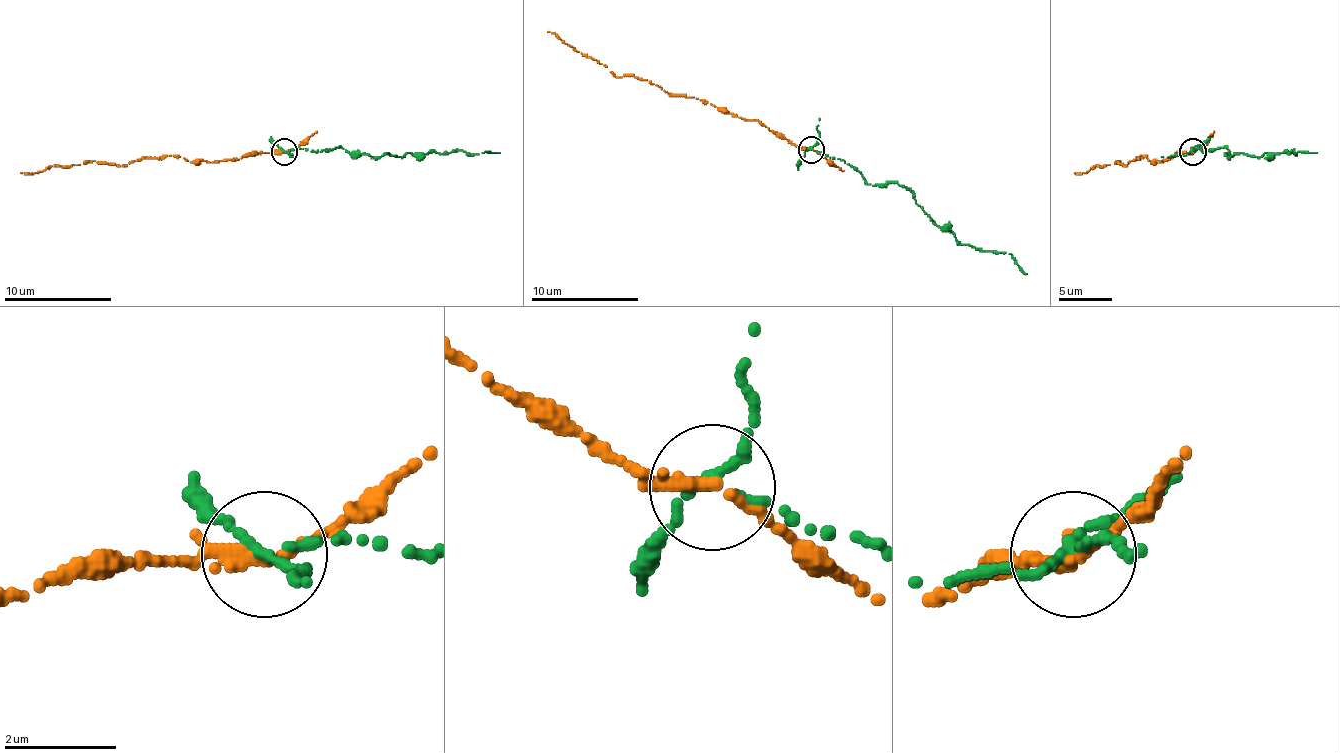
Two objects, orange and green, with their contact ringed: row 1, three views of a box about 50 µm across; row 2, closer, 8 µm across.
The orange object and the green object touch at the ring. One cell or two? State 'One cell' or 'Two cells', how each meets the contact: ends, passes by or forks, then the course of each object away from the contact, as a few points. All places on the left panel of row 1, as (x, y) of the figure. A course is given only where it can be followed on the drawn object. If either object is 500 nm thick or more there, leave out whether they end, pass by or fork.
One cell. At the ring orange forks. At the ring green passes by. Course of orange: (283, 153), (198, 161), (171, 156), (142, 159), (120, 167), (88, 161), (21, 172). Course of green: (283, 150), (305, 148), (377, 156), (500, 153)

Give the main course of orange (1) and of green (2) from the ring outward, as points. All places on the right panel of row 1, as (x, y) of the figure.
1: (1191, 153), (1157, 161), (1141, 156), (1122, 167), (1119, 161), (1092, 167), (1087, 172), (1074, 172)
2: (1191, 150), (1202, 148), (1202, 150), (1229, 150), (1229, 156), (1317, 153)

